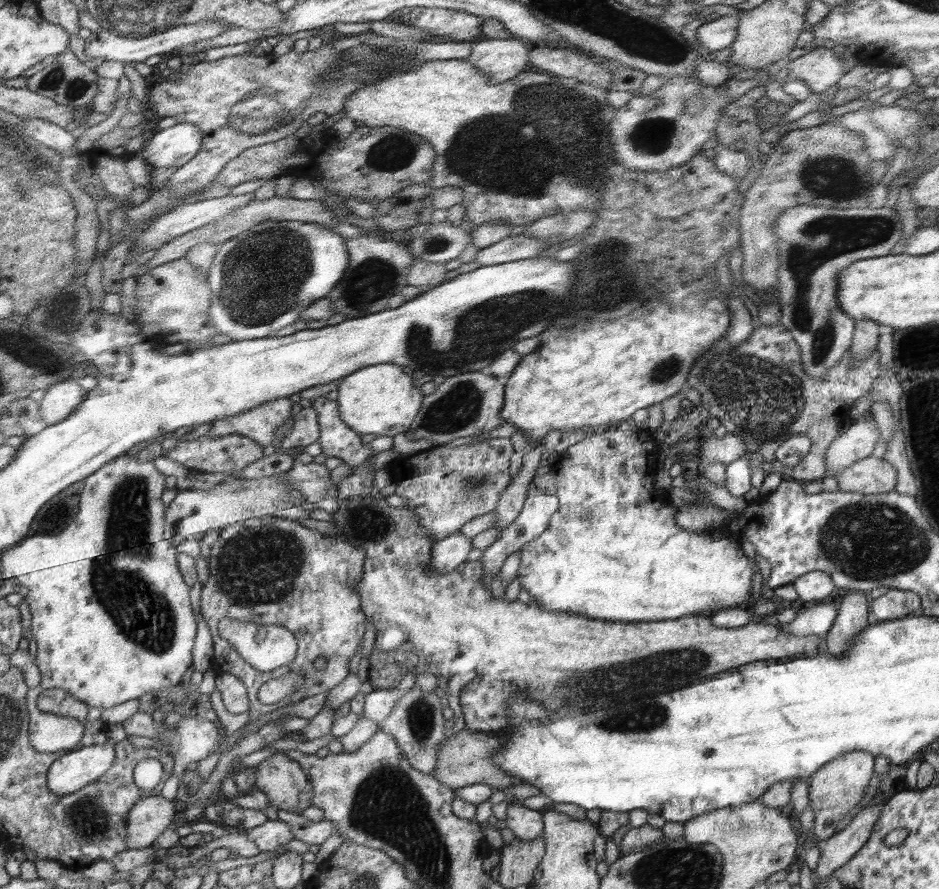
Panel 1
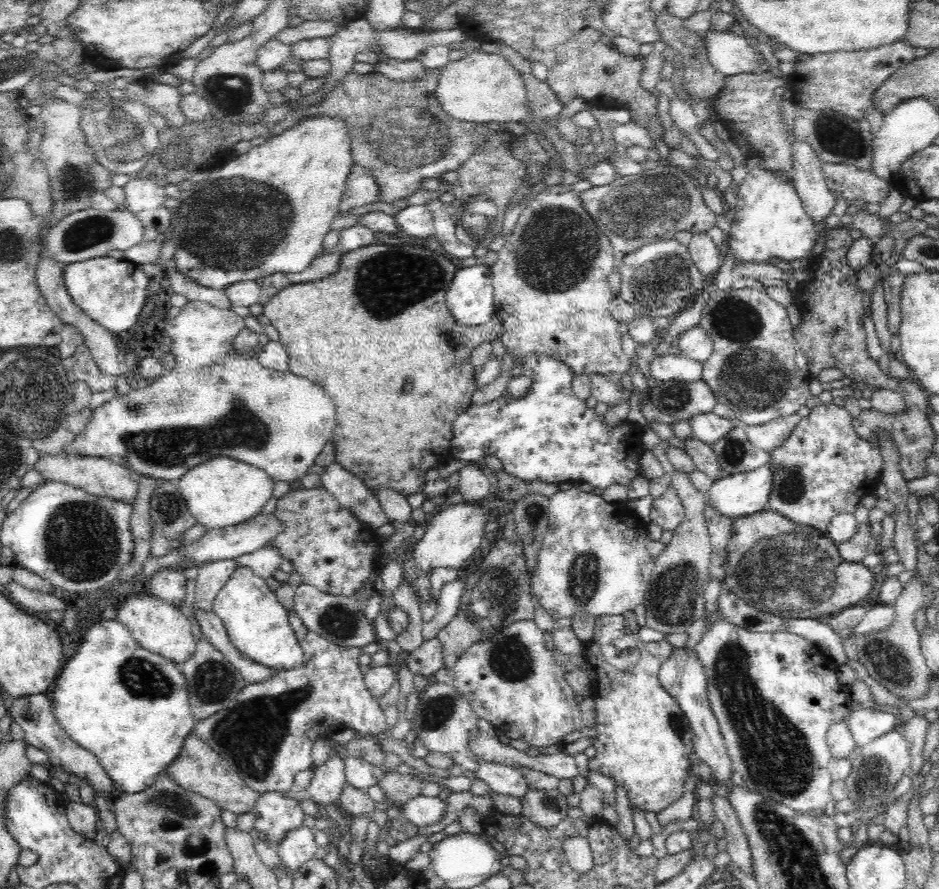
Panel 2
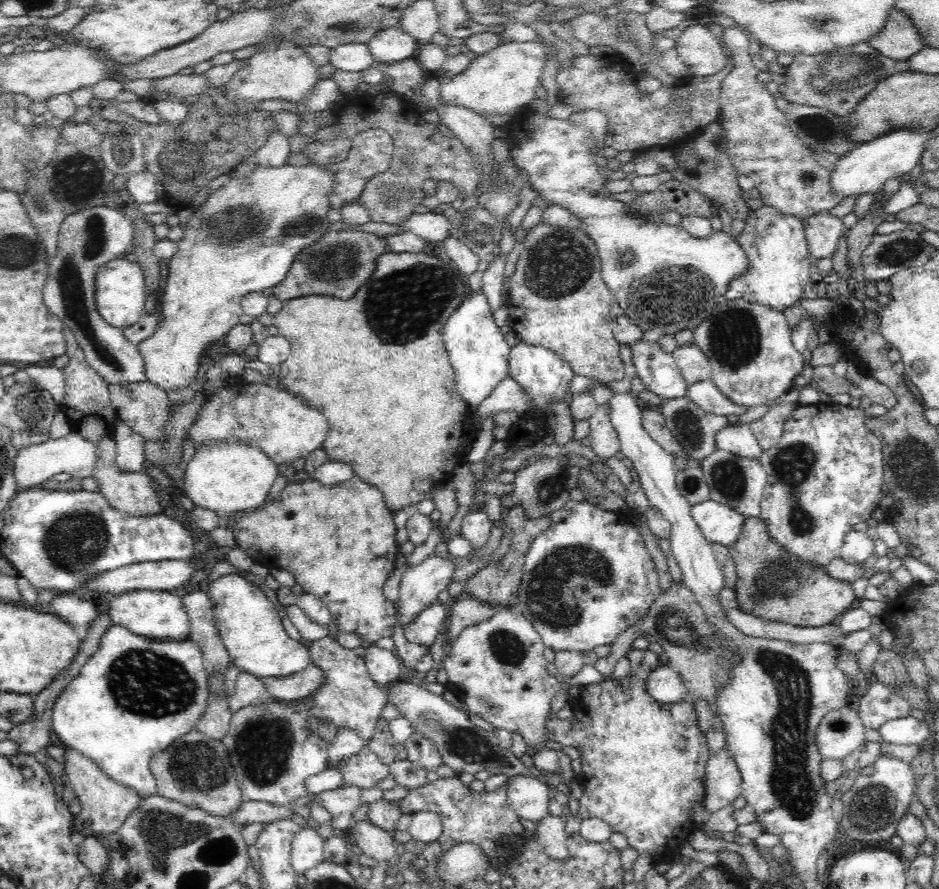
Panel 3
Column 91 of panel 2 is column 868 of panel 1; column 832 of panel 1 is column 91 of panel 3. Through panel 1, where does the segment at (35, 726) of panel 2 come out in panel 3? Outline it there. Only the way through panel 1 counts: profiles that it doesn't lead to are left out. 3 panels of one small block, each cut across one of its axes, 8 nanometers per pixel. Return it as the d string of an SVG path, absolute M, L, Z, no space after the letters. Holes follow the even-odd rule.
M64 744L61 747L66 753L64 754L66 759L64 772L81 804L80 814L74 816L73 828L80 830L89 839L102 836L102 834L112 834L112 832L116 834L116 832L120 832L121 828L125 826L126 820L132 815L132 812L140 806L142 798L131 788L116 783L91 760L84 759L80 753L70 751L68 747L64 747ZM84 824L88 824L88 826L84 826Z

